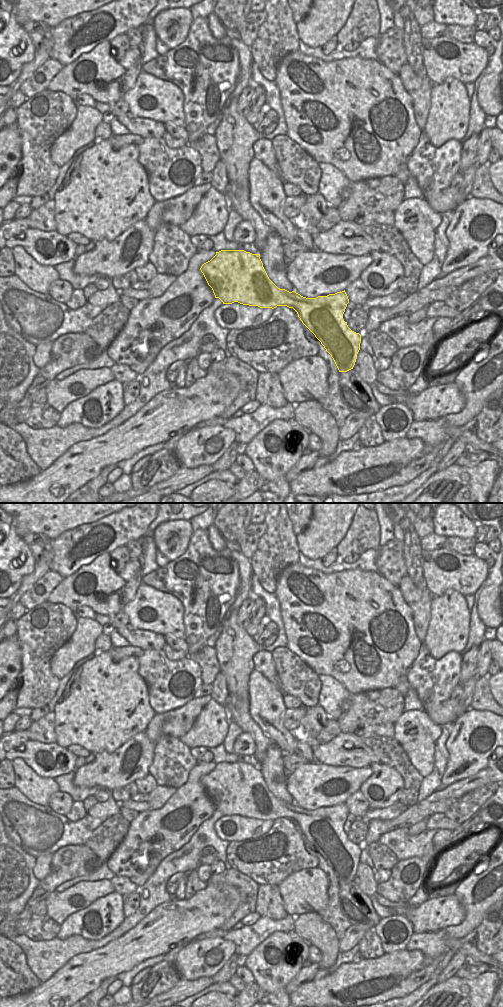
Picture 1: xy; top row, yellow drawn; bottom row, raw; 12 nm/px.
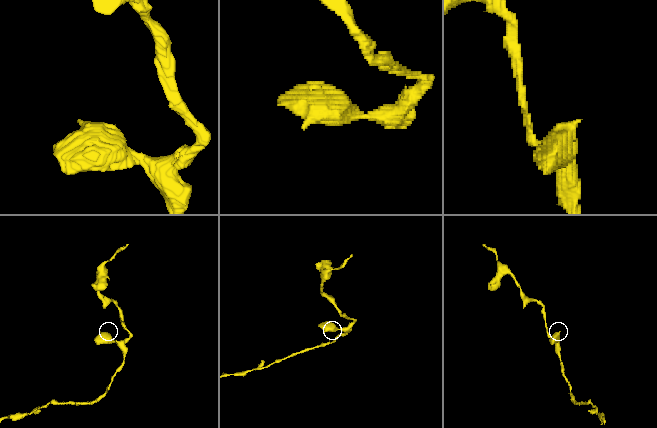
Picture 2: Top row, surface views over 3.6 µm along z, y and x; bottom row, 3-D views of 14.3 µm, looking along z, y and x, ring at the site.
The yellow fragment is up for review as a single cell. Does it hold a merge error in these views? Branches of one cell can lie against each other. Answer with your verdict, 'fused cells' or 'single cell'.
single cell

